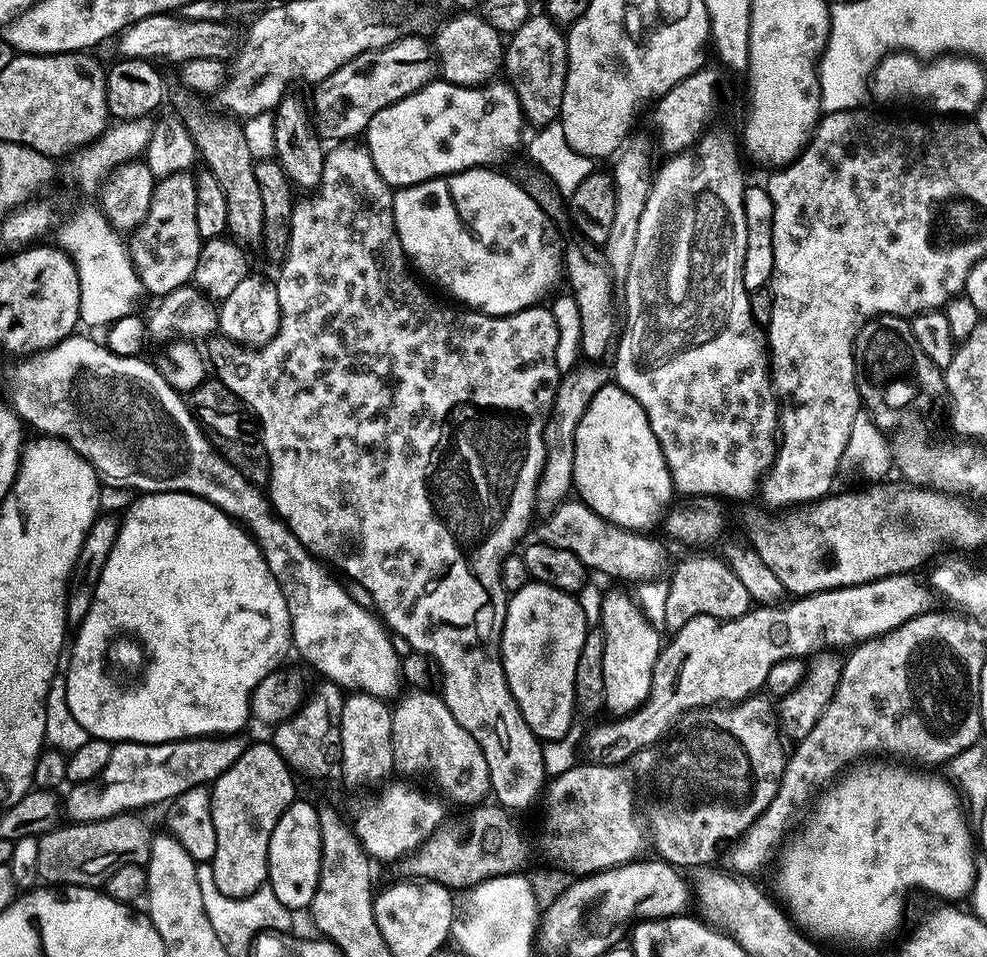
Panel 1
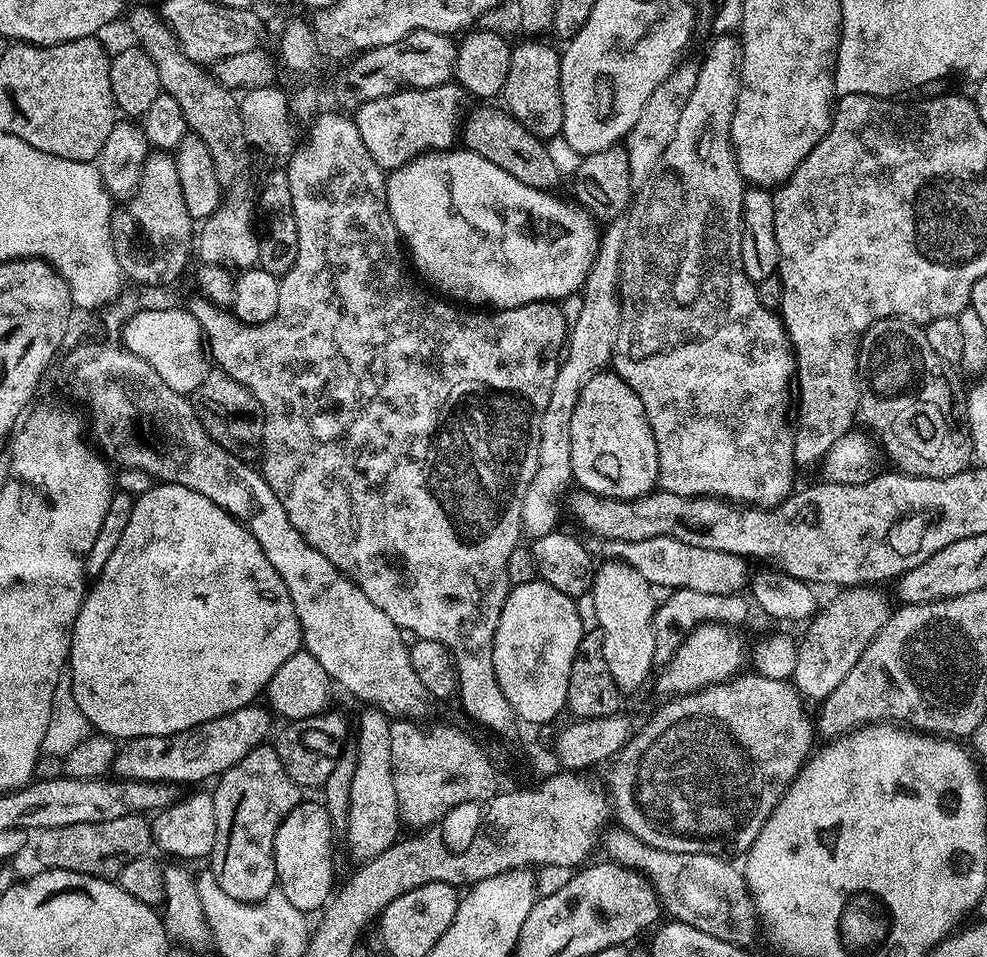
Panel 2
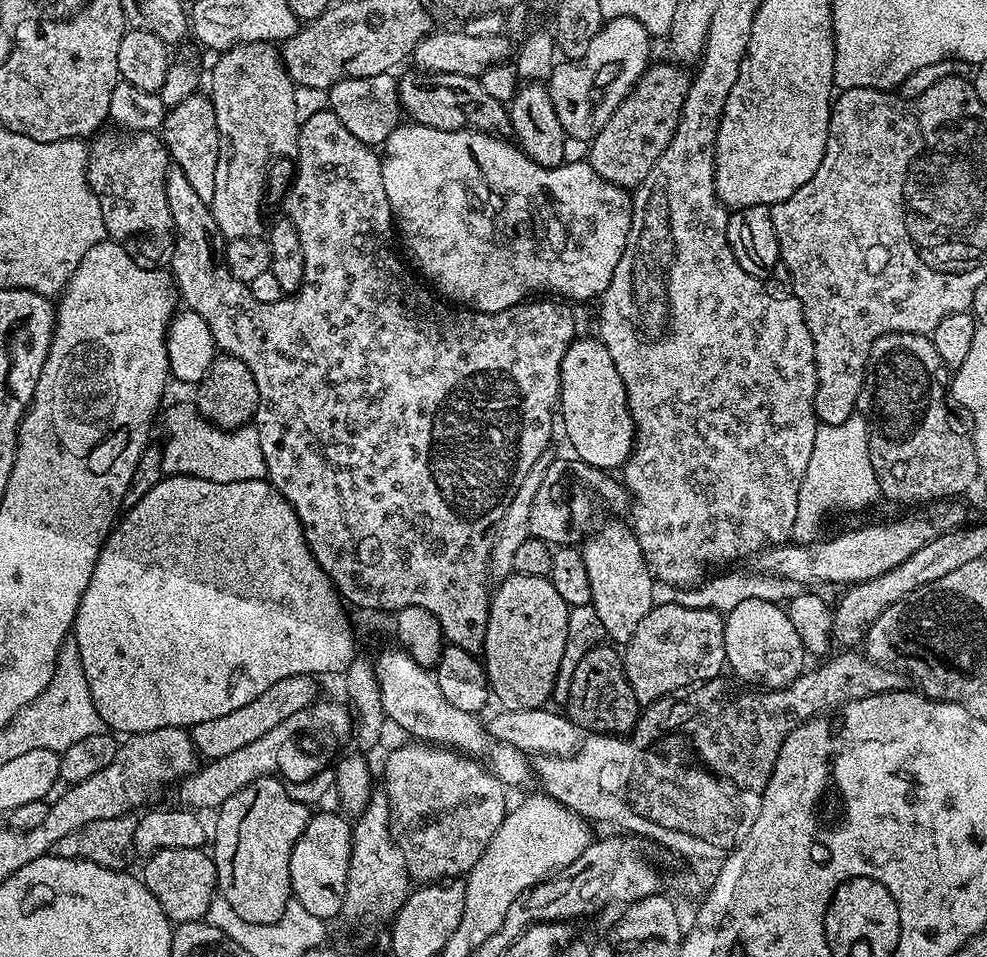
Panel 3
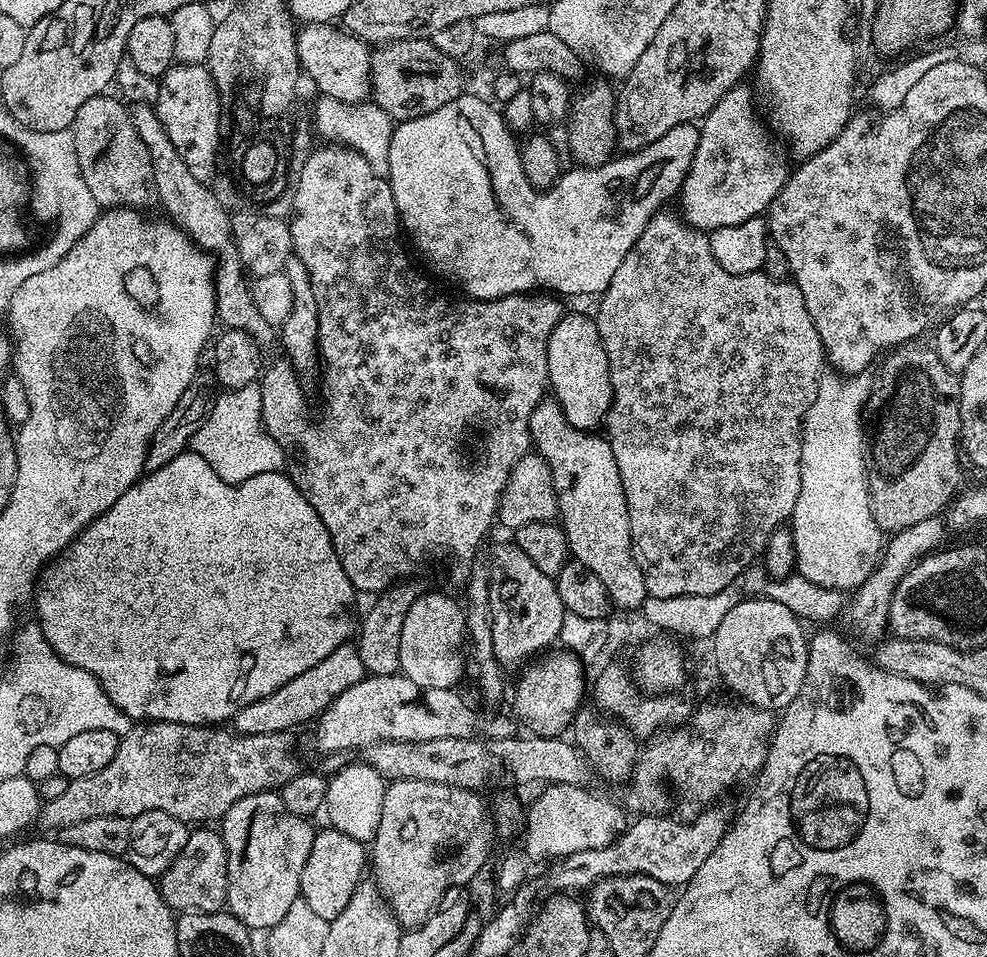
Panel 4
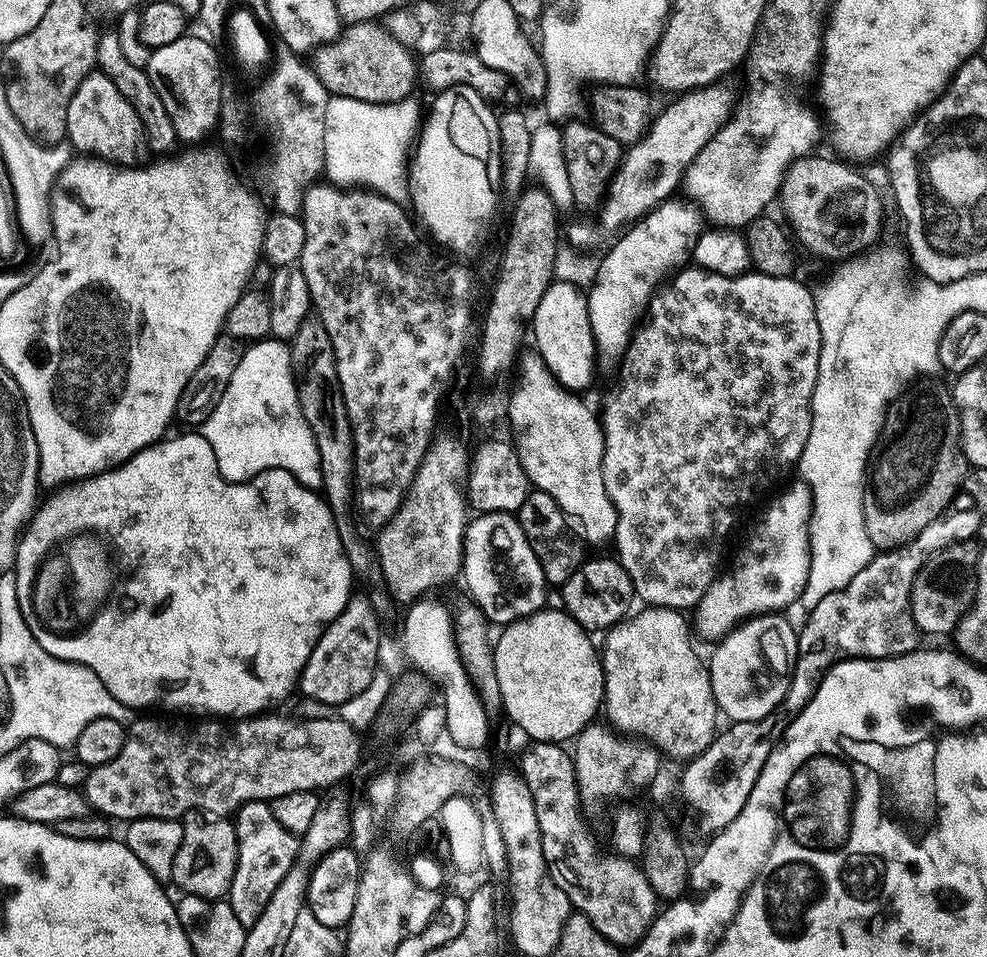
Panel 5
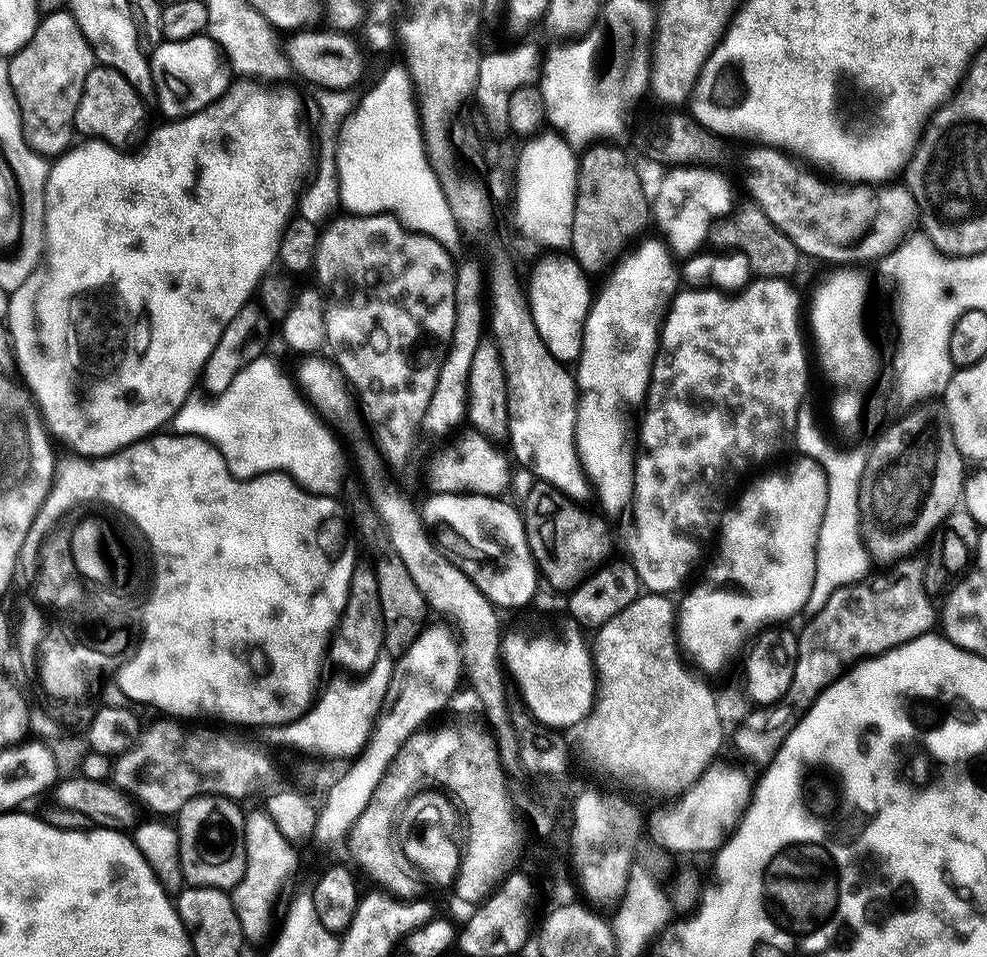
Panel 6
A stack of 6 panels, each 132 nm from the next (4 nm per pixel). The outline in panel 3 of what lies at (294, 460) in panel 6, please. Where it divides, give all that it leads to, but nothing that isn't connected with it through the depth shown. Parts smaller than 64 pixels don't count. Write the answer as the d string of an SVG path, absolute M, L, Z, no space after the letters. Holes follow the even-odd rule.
M195 407L172 408L165 411L164 424L168 427L168 442L162 446L160 471L164 476L197 476L210 482L246 482L247 480L262 480L267 477L266 458L262 454L262 442L258 438L258 430L254 426L242 428L218 428L205 420Z

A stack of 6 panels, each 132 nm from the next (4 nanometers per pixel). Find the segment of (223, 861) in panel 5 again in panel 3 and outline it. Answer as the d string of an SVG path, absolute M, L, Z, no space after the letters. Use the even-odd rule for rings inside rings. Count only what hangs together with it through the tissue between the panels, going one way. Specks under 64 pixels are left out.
M203 847L162 850L145 859L142 879L144 885L158 898L162 910L173 925L194 924L208 915L208 907L217 895L216 864Z

